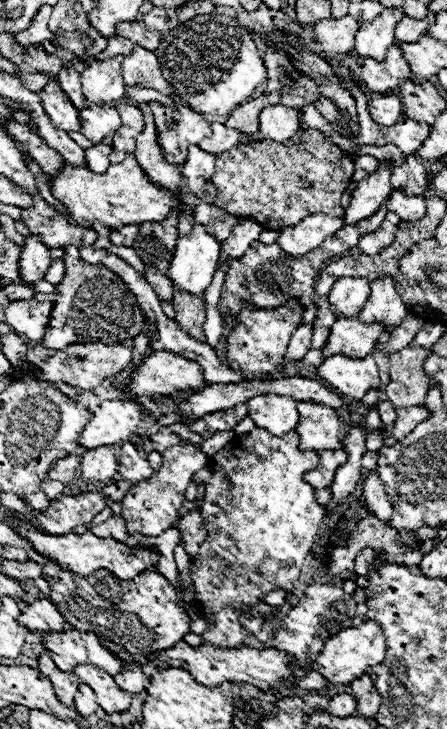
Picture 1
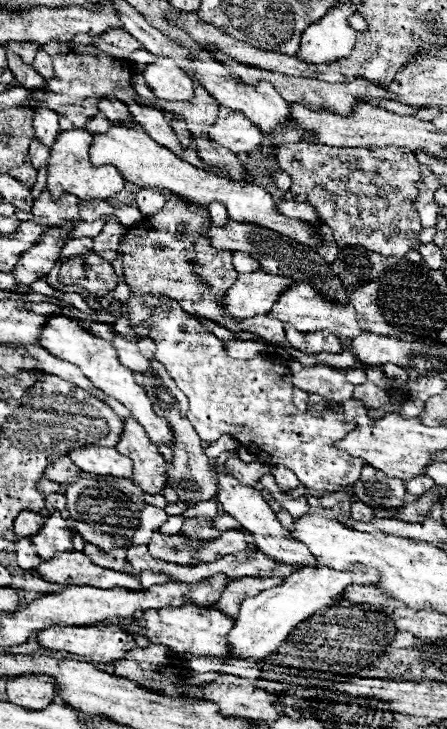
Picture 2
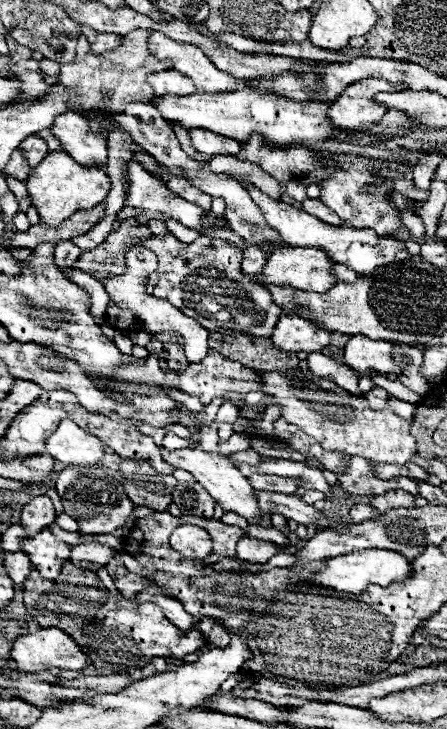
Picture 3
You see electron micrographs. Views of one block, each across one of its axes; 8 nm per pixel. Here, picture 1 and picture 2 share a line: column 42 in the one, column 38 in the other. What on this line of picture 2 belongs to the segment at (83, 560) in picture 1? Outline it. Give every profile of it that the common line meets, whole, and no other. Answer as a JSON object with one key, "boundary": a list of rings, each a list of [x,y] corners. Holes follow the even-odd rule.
{"boundary":[[[54,512],[46,518],[42,530],[30,536],[30,542],[36,546],[36,554],[42,560],[50,560],[62,550],[72,550],[72,532],[66,520],[58,512]]]}

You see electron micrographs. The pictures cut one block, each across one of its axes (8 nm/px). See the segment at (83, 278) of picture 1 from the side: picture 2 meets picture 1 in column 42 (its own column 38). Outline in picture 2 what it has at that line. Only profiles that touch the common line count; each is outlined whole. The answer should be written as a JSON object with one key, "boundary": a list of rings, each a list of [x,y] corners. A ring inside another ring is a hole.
{"boundary":[[[56,314],[56,318],[50,318],[50,322],[44,326],[44,330],[38,338],[38,346],[46,348],[52,356],[78,366],[94,382],[96,388],[100,388],[106,396],[112,396],[118,402],[122,402],[134,414],[134,418],[144,426],[144,430],[152,442],[156,442],[156,444],[164,442],[164,444],[172,446],[174,434],[168,428],[168,422],[154,414],[146,392],[142,390],[142,386],[138,386],[134,382],[134,372],[118,362],[118,352],[110,342],[86,332],[86,328],[80,326],[78,322],[74,322],[72,318],[66,318],[64,314]]]}

